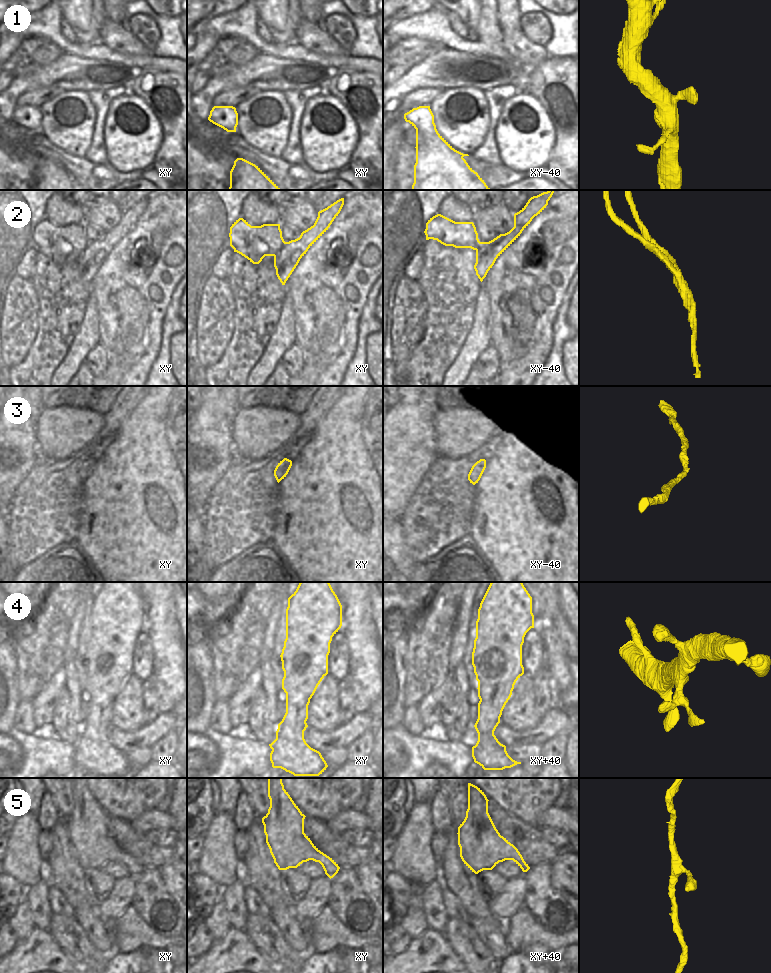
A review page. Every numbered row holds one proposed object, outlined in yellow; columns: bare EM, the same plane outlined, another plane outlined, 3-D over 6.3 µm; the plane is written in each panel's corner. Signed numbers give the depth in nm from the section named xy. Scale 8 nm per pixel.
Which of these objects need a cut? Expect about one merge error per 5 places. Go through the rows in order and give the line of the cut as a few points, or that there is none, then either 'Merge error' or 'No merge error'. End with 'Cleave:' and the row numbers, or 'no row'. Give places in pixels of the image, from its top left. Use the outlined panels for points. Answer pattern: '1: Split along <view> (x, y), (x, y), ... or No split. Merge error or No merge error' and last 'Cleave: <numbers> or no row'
1: No split. No merge error
2: Split along xy (286, 242), (274, 256). Merge error
3: No split. No merge error
4: No split. No merge error
5: No split. No merge error
Cleave: 2

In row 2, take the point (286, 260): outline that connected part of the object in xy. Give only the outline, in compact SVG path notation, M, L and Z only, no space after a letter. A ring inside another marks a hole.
M341 198L319 211L314 225L303 231L299 238L286 242L282 249L274 256L276 275L282 285L285 285L308 249L328 230L340 213L343 205L344 198Z

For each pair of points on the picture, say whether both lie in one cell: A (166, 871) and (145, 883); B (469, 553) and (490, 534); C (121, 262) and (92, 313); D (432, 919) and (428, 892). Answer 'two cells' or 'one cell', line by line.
A: two cells
B: two cells
C: two cells
D: one cell

